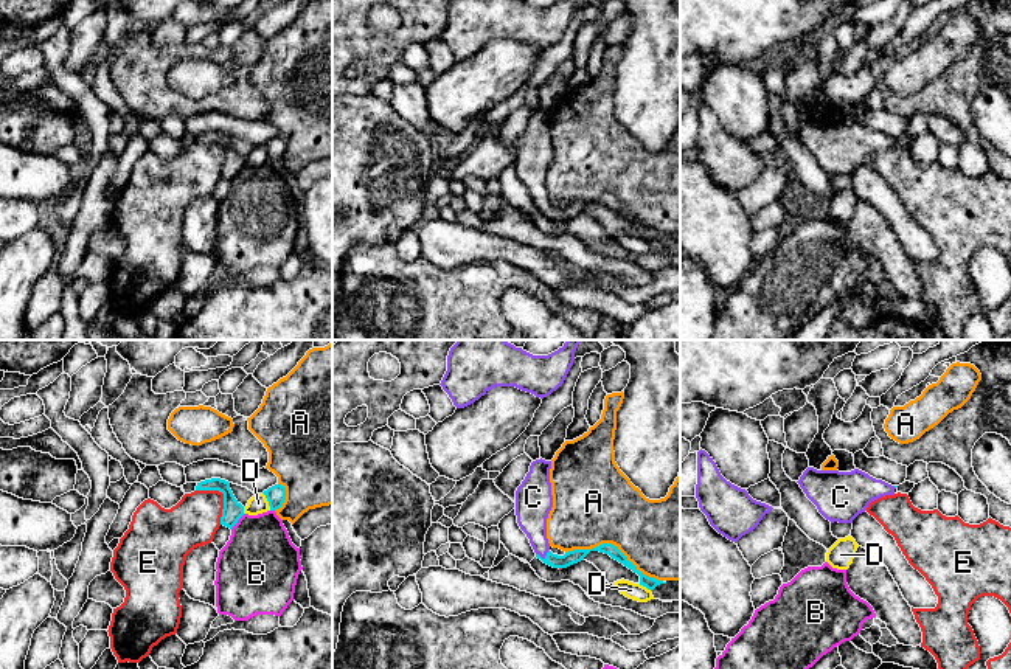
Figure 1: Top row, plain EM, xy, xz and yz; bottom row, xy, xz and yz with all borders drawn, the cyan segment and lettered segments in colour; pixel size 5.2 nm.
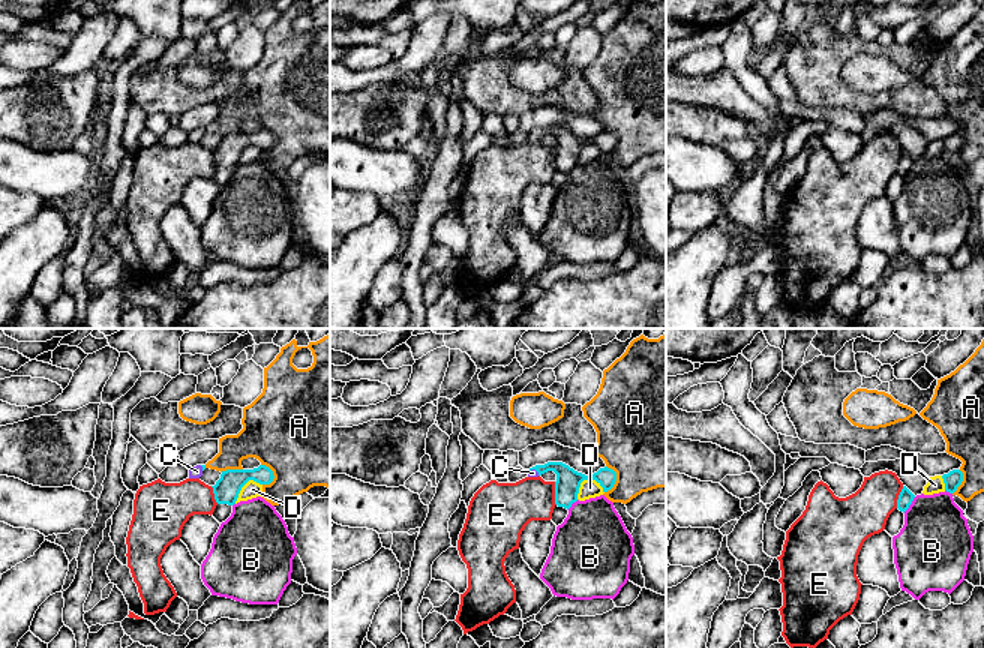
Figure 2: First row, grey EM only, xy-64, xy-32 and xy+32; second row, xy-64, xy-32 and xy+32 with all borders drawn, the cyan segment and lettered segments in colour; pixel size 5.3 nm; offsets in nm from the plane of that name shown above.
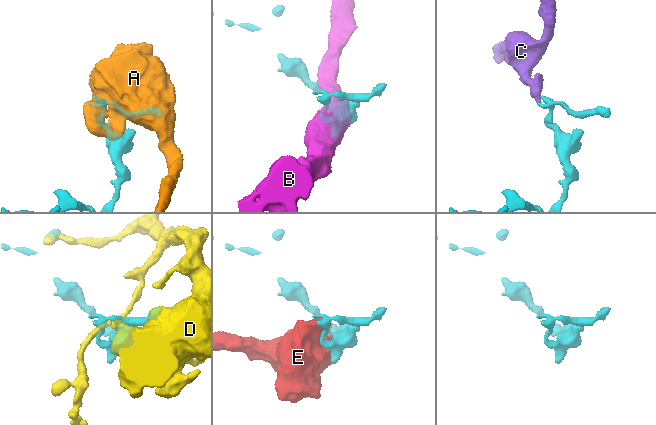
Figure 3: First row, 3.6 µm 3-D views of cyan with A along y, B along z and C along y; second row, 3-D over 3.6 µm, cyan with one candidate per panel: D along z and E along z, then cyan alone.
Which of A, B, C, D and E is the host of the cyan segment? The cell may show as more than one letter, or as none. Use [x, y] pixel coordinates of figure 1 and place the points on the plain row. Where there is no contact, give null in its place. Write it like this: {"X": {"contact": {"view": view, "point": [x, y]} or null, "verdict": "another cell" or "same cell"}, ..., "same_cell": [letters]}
{"A": {"contact": {"view": "xz", "point": [614, 197]}, "verdict": "another cell"}, "B": {"contact": {"view": "xy", "point": [236, 174]}, "verdict": "another cell"}, "C": {"contact": {"view": "xz", "point": [545, 208]}, "verdict": "same cell"}, "D": {"contact": {"view": "xy", "point": [267, 152]}, "verdict": "another cell"}, "E": {"contact": {"view": "xy", "point": [224, 148]}, "verdict": "another cell"}, "same_cell": ["C"]}

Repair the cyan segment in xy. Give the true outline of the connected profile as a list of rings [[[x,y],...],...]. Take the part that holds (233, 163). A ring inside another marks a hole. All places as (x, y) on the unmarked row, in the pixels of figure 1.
[[[221,130],[205,132],[197,135],[196,143],[219,143],[224,146],[221,177],[231,182],[244,168],[244,158],[235,151],[228,133]]]

